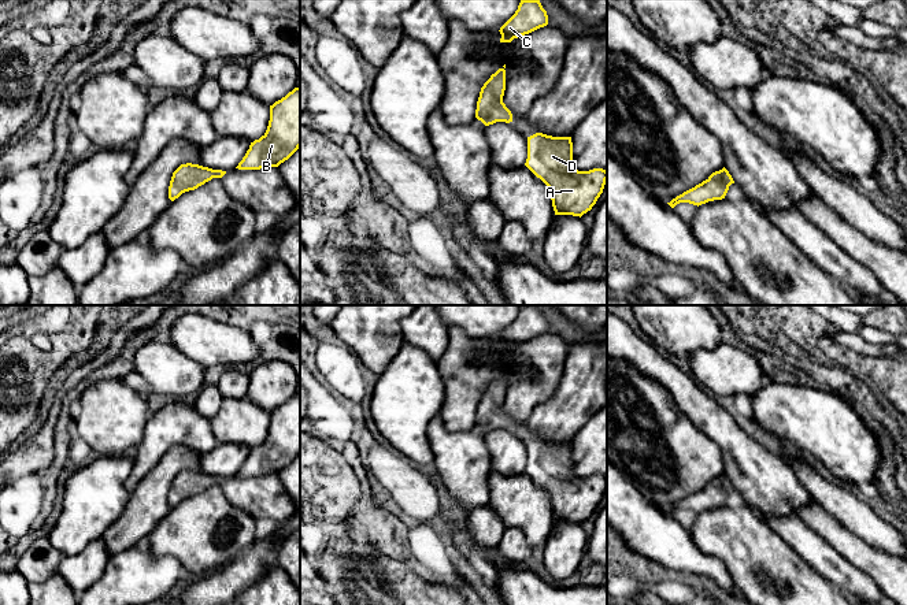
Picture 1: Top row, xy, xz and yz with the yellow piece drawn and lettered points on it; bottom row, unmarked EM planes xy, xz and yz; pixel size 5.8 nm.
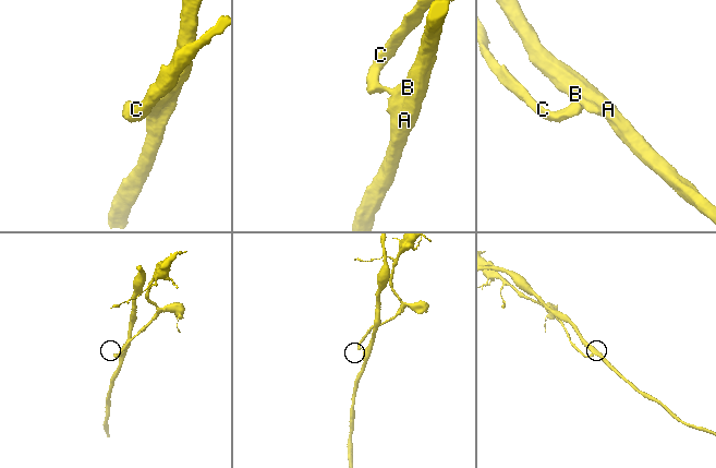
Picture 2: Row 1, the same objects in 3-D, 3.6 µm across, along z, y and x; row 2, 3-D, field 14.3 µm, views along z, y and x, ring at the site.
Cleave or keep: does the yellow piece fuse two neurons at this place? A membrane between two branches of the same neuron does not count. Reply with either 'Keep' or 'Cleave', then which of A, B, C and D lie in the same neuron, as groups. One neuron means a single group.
Keep. Groups: A B C D

